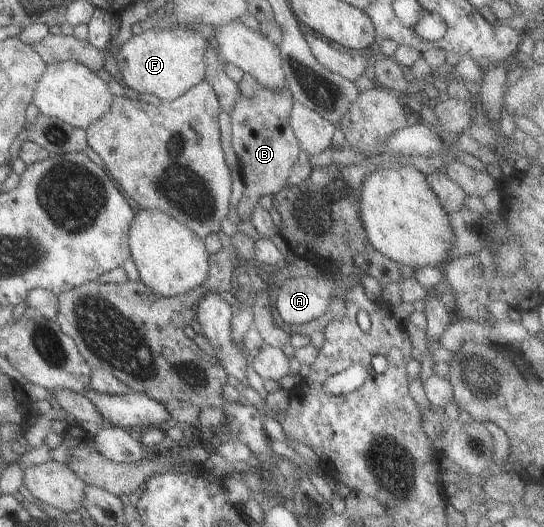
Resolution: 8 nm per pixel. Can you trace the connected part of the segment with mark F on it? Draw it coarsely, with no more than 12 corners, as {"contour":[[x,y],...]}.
{"contour":[[148,24],[113,55],[127,87],[174,100],[204,79],[208,41]]}

